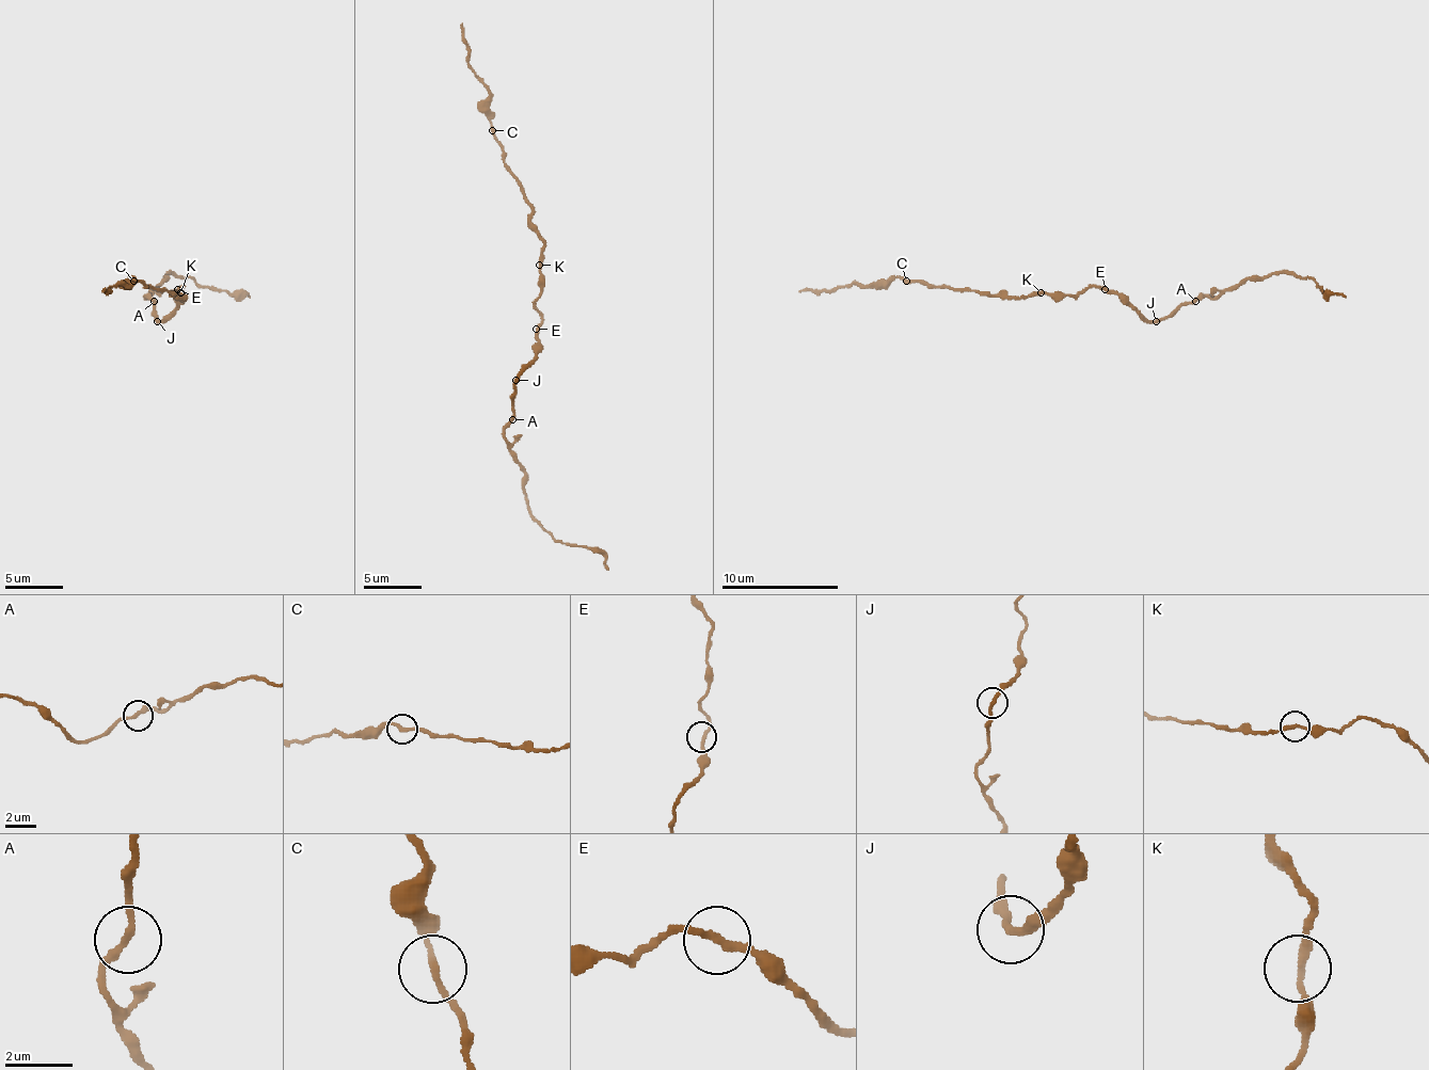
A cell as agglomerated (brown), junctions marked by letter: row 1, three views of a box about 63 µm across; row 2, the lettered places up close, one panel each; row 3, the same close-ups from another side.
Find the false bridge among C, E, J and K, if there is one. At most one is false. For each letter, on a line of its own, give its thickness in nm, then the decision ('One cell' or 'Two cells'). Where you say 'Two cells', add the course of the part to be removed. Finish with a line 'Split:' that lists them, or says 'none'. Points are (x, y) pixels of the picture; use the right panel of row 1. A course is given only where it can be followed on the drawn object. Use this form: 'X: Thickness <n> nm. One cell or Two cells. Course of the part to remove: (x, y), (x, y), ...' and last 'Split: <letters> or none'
C: Thickness 200 nm. One cell
E: Thickness 220 nm. One cell
J: Thickness 220 nm. One cell
K: Thickness 220 nm. One cell
Split: none

